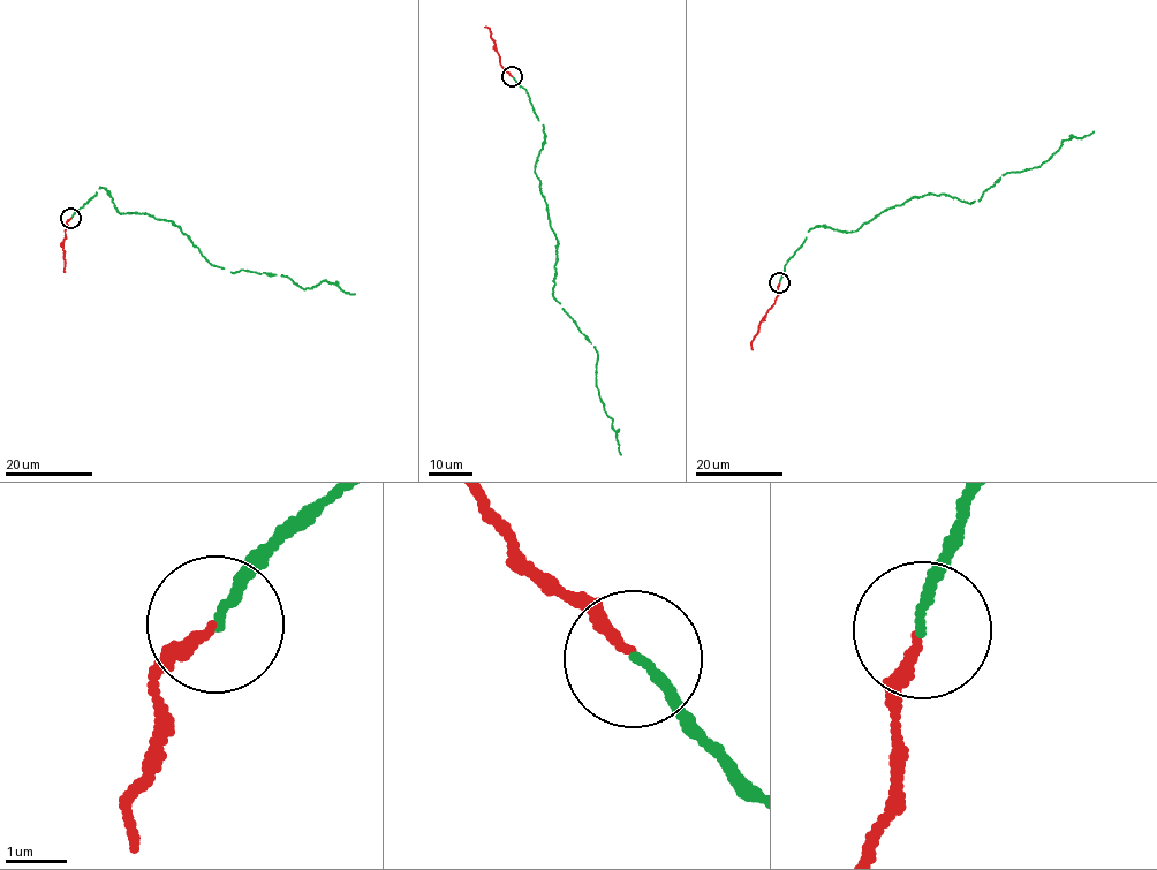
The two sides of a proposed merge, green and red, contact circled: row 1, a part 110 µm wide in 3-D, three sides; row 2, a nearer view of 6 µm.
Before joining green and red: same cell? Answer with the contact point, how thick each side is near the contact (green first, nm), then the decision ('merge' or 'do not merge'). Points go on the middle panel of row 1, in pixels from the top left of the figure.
at (512, 76); 140 nm thick on the green side, 170 nm on the other; merge

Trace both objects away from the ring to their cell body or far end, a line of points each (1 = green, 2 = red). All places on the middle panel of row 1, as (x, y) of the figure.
1: (512, 77), (526, 90), (544, 133), (535, 171), (557, 240), (552, 295), (596, 350), (596, 387), (621, 454)
2: (512, 76), (501, 66), (489, 28), (484, 27)

